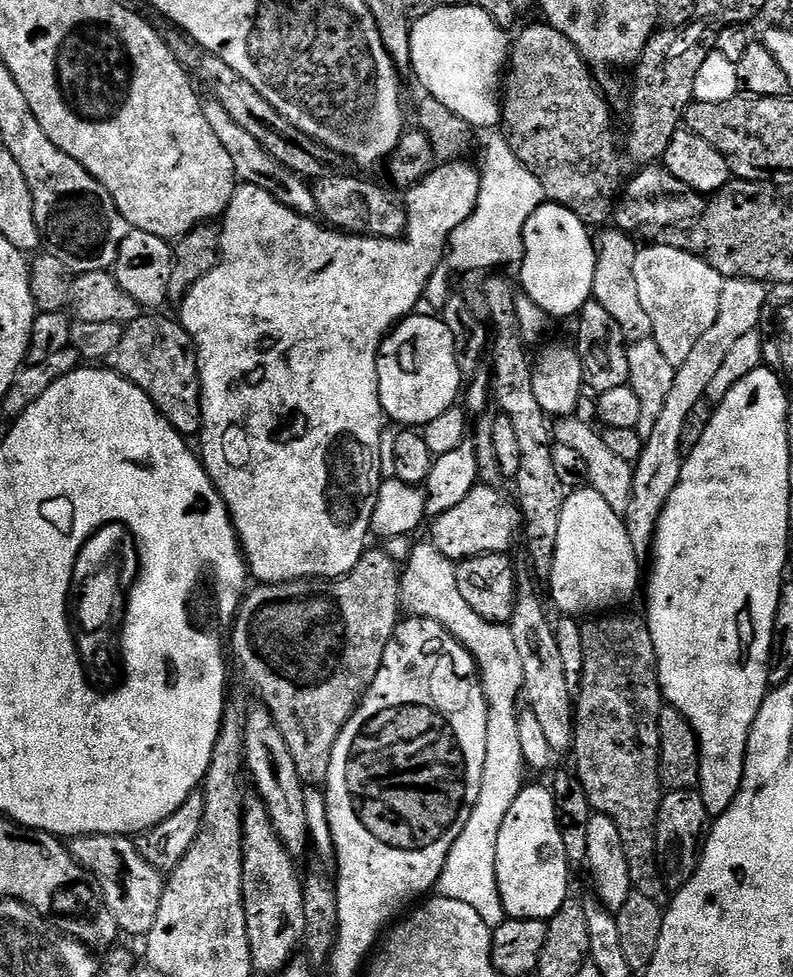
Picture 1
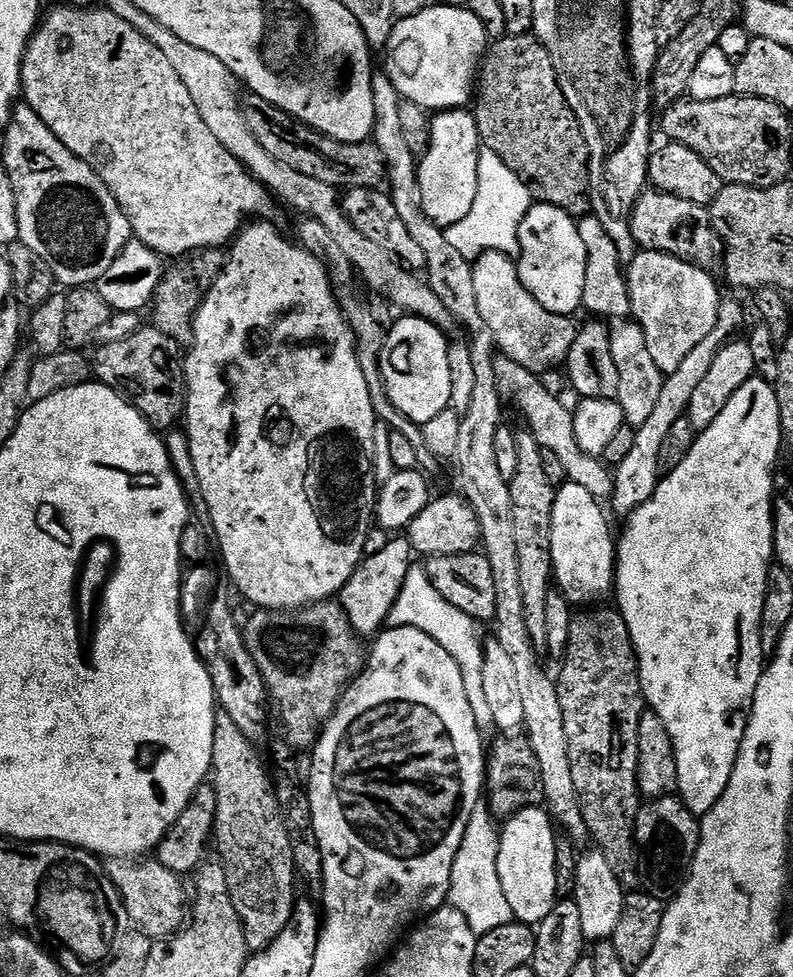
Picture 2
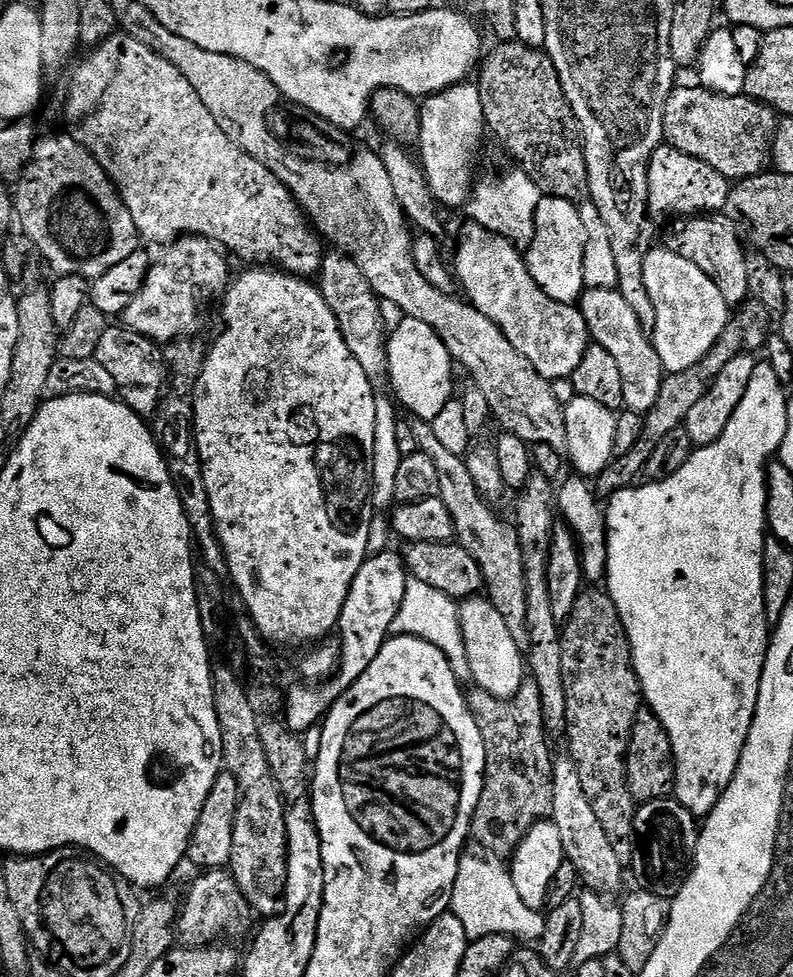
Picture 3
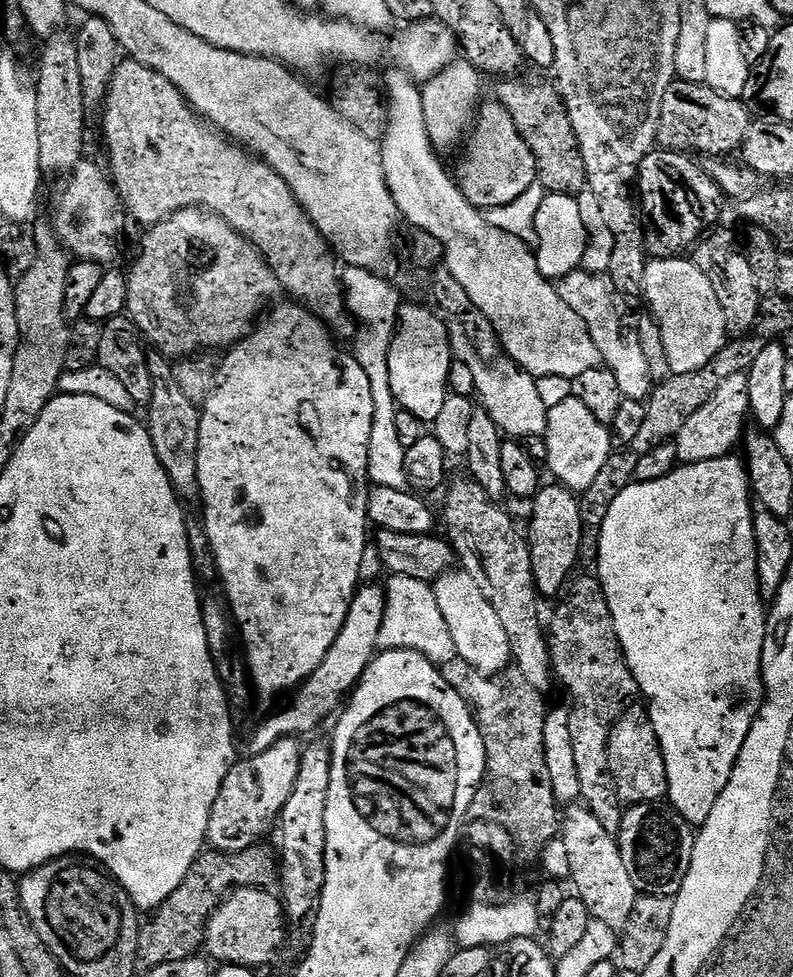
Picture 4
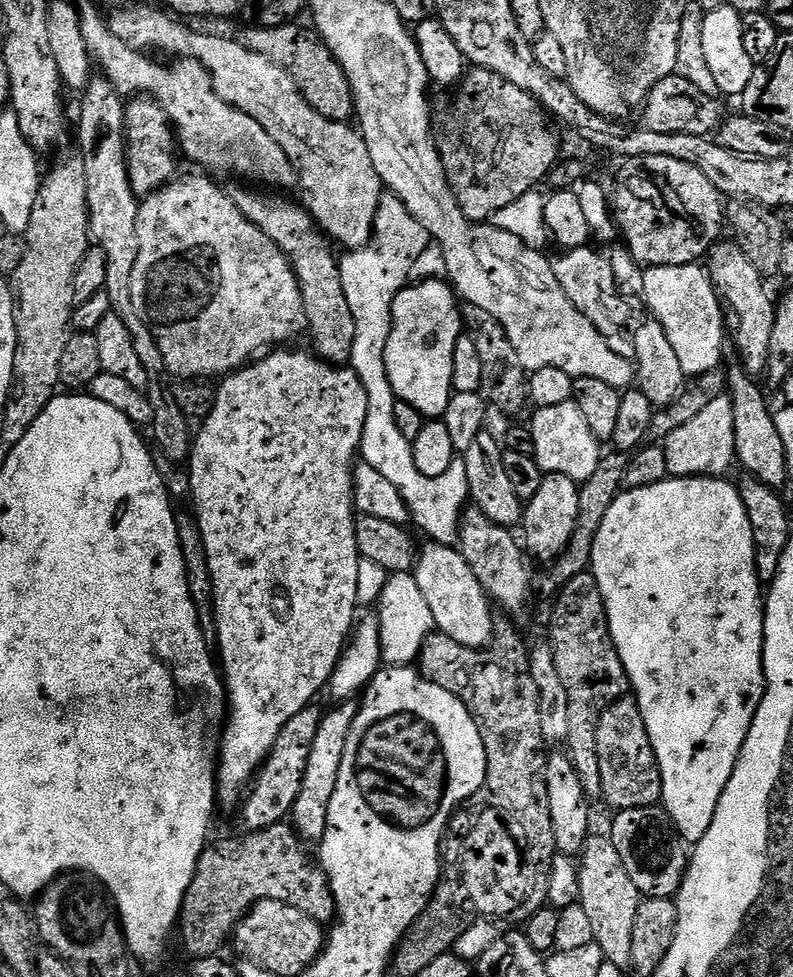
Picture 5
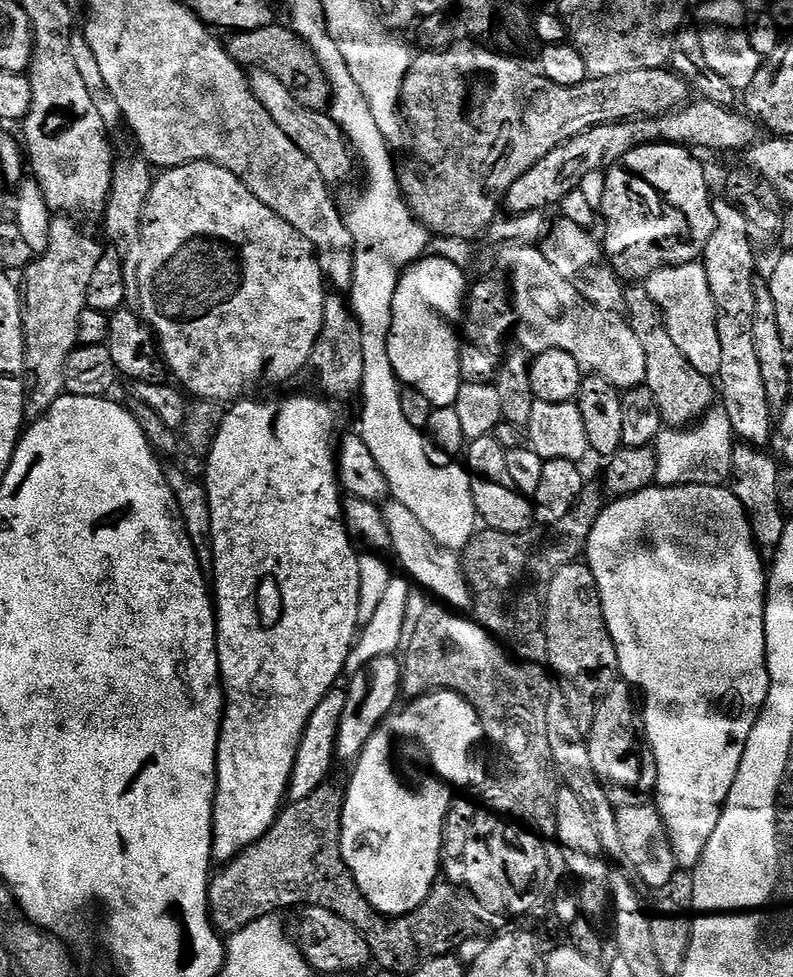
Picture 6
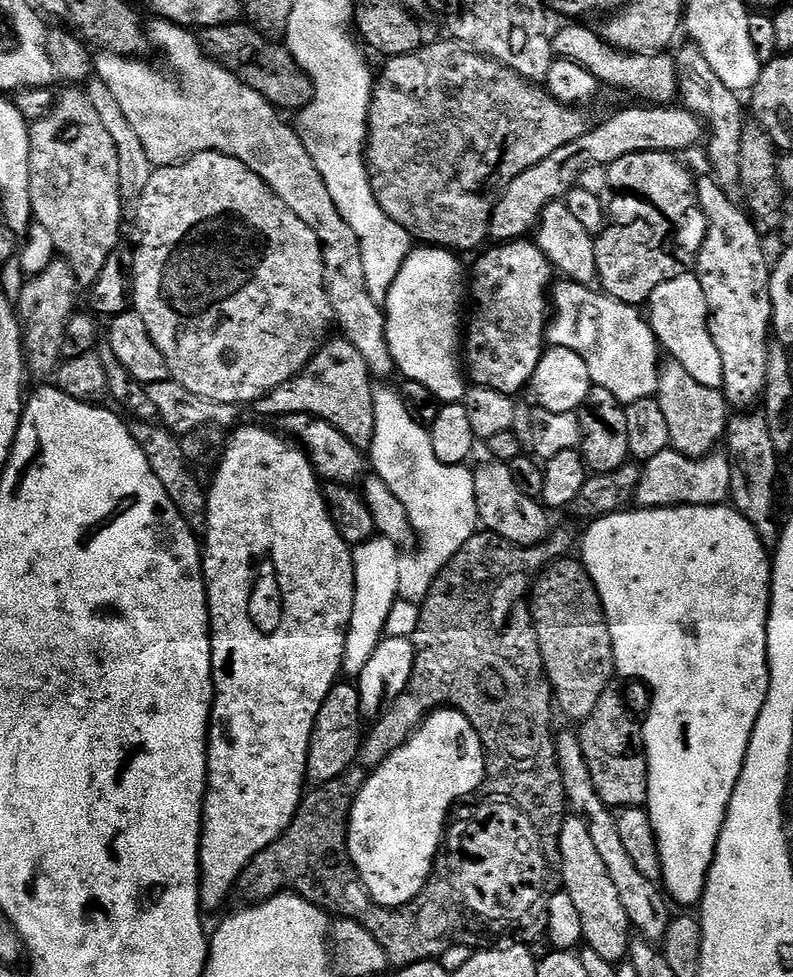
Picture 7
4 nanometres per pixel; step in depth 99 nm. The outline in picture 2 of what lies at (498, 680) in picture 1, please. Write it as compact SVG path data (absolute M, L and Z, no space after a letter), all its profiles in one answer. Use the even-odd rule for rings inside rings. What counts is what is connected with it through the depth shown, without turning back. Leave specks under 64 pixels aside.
M416 566L407 576L402 594L388 615L387 627L416 628L430 634L464 666L467 665L467 661L472 662L475 658L477 661L484 646L483 641L480 642L480 634L473 619L475 617L469 611L458 607L439 591L426 568L424 570ZM473 818L464 835L462 846L452 867L452 885L448 891L451 907L457 908L470 922L476 933L498 930L498 926L513 923L512 907L502 890L500 877L500 832L488 820Z

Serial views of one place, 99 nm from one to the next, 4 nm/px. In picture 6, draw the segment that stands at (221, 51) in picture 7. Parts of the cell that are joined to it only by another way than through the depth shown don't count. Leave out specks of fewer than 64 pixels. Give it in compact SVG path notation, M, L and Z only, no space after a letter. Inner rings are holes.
M273 22L262 30L231 33L227 37L229 40L226 40L228 55L245 69L265 72L278 78L278 82L282 82L282 86L294 94L294 102L298 102L298 106L306 106L306 110L315 112L325 111L332 98L332 88L328 85L322 66L307 42L291 27L281 24Z

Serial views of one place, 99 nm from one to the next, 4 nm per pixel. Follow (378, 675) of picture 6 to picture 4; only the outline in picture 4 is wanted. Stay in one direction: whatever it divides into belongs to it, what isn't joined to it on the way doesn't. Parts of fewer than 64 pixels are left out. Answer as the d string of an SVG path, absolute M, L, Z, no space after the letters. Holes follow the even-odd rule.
M327 743L312 744L303 749L298 766L298 780L282 806L278 821L280 852L278 848L278 880L284 914L289 921L304 920L315 913L320 903L320 892L326 878L326 794L330 788L332 749Z

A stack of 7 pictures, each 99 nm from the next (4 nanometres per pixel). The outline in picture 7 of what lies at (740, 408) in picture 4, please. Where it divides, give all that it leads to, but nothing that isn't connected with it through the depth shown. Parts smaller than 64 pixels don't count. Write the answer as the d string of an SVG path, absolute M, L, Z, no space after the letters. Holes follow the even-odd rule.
M675 450L657 454L654 458L643 461L635 503L642 508L681 508L682 506L724 504L732 494L731 469L728 457L724 454L704 456L701 460L691 460Z

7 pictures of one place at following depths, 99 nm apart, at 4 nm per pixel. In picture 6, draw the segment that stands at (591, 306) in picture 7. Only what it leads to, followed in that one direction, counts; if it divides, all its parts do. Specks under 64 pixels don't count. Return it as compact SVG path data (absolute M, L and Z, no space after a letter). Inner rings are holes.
M512 246L507 249L509 252L504 256L505 266L512 271L512 288L516 291L514 336L520 339L519 347L528 354L544 353L552 348L565 351L570 358L574 358L585 373L605 380L617 390L633 390L641 387L646 378L646 353L642 351L642 342L638 342L634 330L624 322L612 325L599 324L584 309L587 308L586 302L580 297L578 290L574 290L574 286L570 286L570 282L566 282L566 278L562 278L562 274L558 274L558 270L550 266L550 262L546 262L543 251L539 247L534 247Z

